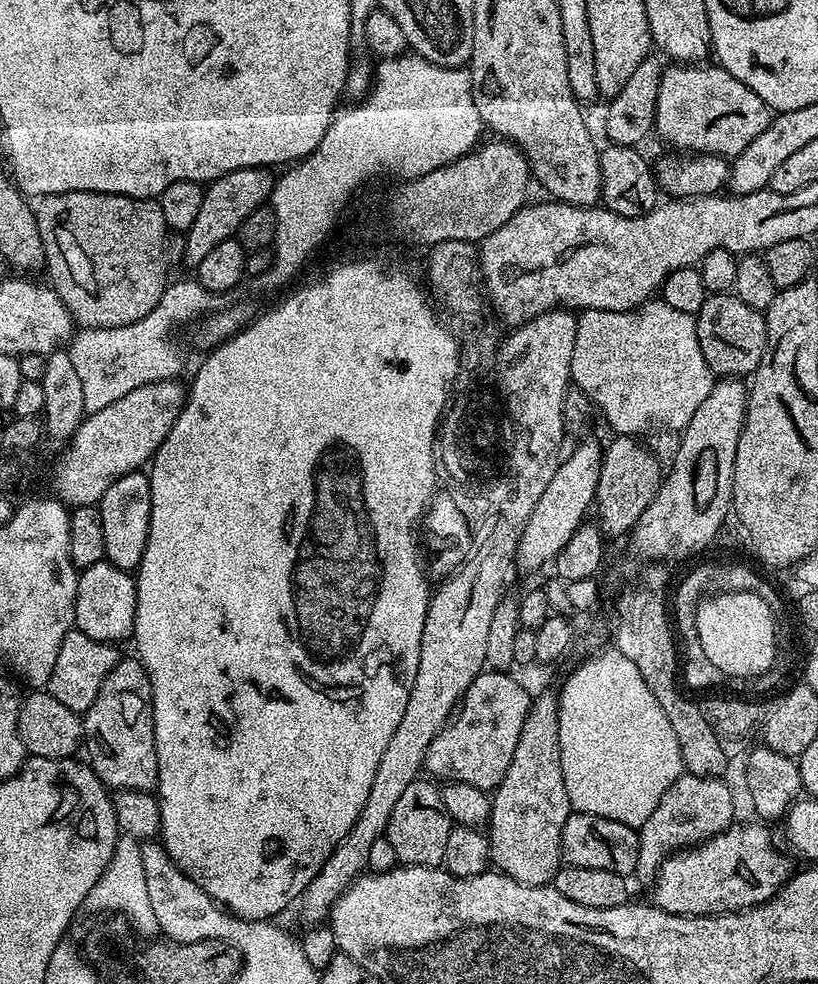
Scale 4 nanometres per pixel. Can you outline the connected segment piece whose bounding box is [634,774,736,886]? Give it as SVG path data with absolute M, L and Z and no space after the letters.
M682 774L670 786L670 790L662 794L662 802L658 802L654 814L650 814L650 818L646 818L646 822L638 830L640 845L635 879L640 879L645 886L651 885L667 856L691 848L701 840L709 840L734 823L735 816L732 815L736 808L732 805L732 792L724 782L714 776Z

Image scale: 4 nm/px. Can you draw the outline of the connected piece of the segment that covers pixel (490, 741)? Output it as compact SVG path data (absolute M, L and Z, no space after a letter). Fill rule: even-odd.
M485 670L470 682L454 715L426 750L424 768L429 777L441 776L444 782L470 782L470 786L478 786L486 793L500 785L510 758L514 758L522 722L526 722L533 702L527 690L508 675L512 674L504 670Z

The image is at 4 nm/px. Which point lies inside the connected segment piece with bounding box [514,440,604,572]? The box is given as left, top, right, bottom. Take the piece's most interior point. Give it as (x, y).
(569, 496)

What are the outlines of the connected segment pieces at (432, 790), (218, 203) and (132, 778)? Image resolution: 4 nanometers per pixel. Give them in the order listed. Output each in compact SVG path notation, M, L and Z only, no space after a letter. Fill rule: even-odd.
M428 778L410 782L390 814L386 839L394 846L394 854L401 865L434 868L444 863L446 838L450 838L454 821L446 810L441 789L431 783L435 784Z
M243 168L234 170L222 178L211 181L204 189L202 207L194 226L185 235L185 256L183 263L195 266L218 246L218 242L235 237L236 231L246 222L249 214L254 210L265 207L272 199L273 173L266 168Z
M122 658L106 674L98 698L83 713L87 763L109 789L152 792L158 778L158 754L154 746L154 706L152 687L139 659Z

